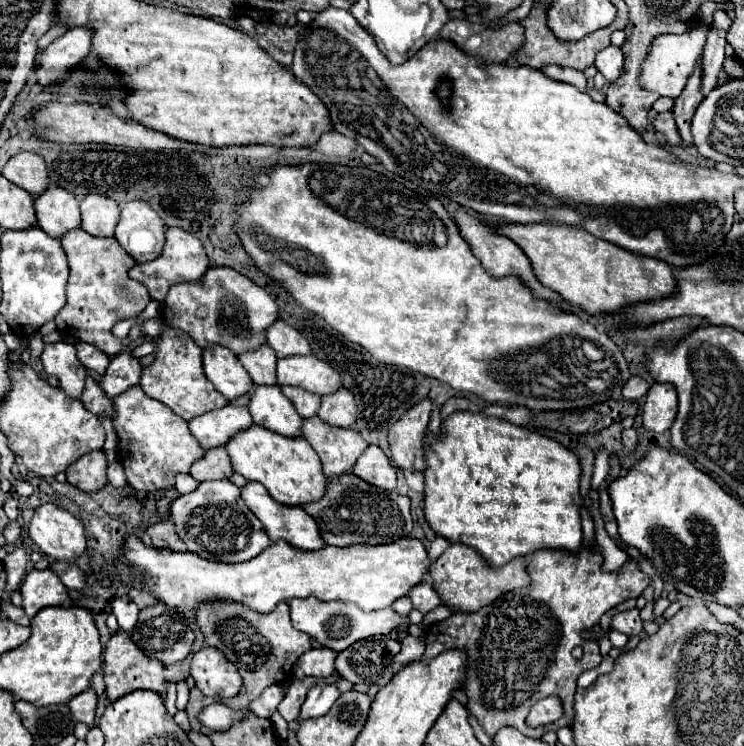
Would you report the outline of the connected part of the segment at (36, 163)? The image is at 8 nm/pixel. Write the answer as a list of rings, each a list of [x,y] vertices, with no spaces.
[[[19,152],[3,166],[1,174],[33,196],[41,194],[49,186],[45,160],[35,152]]]

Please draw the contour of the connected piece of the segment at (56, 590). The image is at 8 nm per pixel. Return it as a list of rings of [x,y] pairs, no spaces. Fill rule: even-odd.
[[[31,570],[21,586],[23,610],[33,618],[39,610],[49,606],[61,606],[69,600],[67,586],[53,570]]]

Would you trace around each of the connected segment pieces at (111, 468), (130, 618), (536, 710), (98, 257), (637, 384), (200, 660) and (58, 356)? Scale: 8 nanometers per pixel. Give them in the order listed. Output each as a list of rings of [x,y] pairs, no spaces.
[[[113,462],[113,464],[107,466],[107,480],[109,480],[111,486],[117,486],[117,488],[127,484],[125,474],[123,474],[123,466],[119,462]]]
[[[121,596],[113,602],[113,614],[117,616],[117,622],[119,622],[119,628],[125,630],[125,632],[131,632],[135,622],[137,622],[137,614],[139,614],[139,608],[129,600],[129,596]]]
[[[549,696],[545,700],[539,700],[531,712],[529,712],[529,718],[527,718],[527,724],[531,728],[539,728],[539,726],[545,726],[549,722],[555,722],[563,716],[563,702],[561,698],[557,696]]]
[[[75,228],[65,232],[61,238],[67,262],[69,262],[69,282],[67,282],[67,304],[59,310],[59,314],[55,316],[55,324],[57,330],[61,330],[63,336],[73,336],[80,341],[93,344],[99,350],[103,350],[109,356],[115,356],[119,352],[123,352],[127,346],[131,346],[131,340],[119,340],[112,334],[113,324],[119,318],[129,318],[139,314],[147,304],[149,304],[149,294],[147,288],[135,280],[129,280],[127,272],[135,266],[133,256],[129,256],[115,238],[99,238],[99,236],[89,236],[89,232],[85,232],[83,228]]]
[[[631,376],[629,382],[627,382],[625,388],[623,388],[623,396],[625,396],[627,400],[637,400],[637,398],[645,396],[647,390],[649,390],[649,384],[647,384],[641,376]]]
[[[205,646],[191,660],[191,676],[197,688],[211,698],[231,698],[241,688],[241,676],[219,648]]]
[[[53,342],[53,344],[45,344],[45,350],[41,354],[41,362],[43,368],[49,376],[59,378],[59,386],[71,396],[71,398],[79,398],[85,386],[85,376],[87,370],[85,366],[79,362],[75,348],[67,342]]]

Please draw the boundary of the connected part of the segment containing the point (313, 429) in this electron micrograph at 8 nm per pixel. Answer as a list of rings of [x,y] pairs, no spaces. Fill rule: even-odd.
[[[319,416],[303,420],[303,438],[313,446],[323,464],[323,474],[335,476],[351,472],[353,464],[365,450],[365,440],[353,428],[333,428],[325,424]]]

